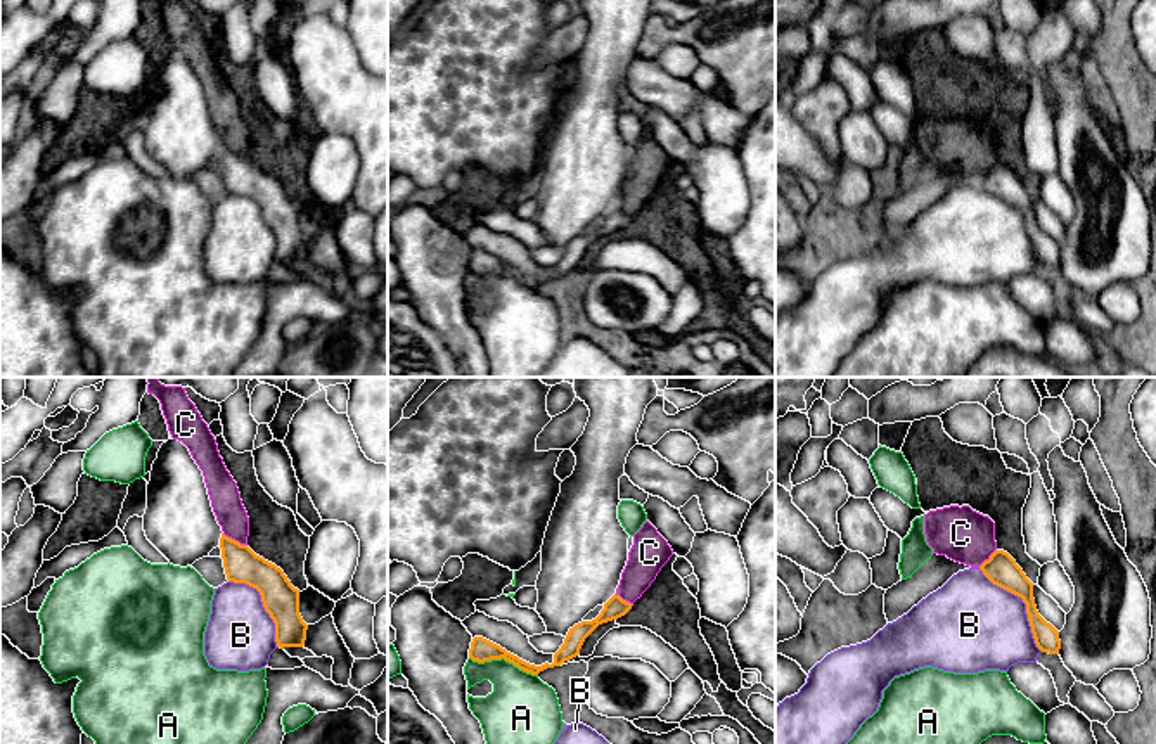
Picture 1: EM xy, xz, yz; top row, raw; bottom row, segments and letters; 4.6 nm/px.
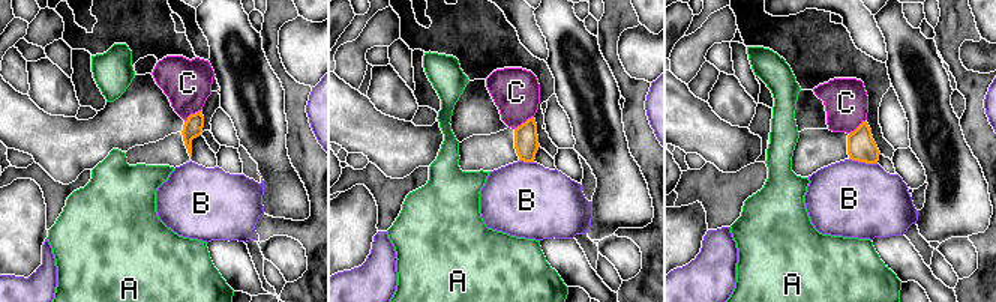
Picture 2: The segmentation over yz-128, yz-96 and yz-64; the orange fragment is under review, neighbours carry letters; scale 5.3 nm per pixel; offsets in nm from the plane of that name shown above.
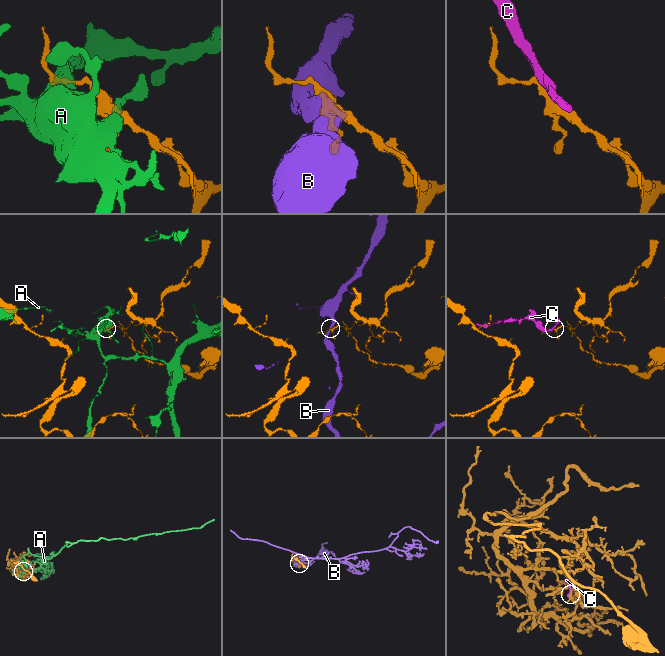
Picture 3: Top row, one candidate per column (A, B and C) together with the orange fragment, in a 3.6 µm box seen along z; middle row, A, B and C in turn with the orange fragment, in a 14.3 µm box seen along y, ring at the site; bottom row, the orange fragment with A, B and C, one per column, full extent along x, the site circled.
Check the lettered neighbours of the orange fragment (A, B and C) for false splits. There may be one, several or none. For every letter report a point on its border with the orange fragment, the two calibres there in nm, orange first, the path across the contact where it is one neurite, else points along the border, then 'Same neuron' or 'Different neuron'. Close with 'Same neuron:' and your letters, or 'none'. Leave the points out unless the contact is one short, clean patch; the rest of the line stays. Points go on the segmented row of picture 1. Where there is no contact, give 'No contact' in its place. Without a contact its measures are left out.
A: Touches orange at xz (504, 658). Thickness 110 nm (orange) against 320 nm. Different neuron
B: Touches orange at yz (1025, 602). Thickness 150 nm (orange) against 420 nm. Different neuron
C: Touches orange at xy (234, 540). Thickness 160 nm (orange) against 140 nm. Boundary: xy (222, 533), (246, 545). Different neuron
Same neuron: none

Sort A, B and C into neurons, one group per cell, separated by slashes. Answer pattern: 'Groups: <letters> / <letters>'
Groups: A / B / C

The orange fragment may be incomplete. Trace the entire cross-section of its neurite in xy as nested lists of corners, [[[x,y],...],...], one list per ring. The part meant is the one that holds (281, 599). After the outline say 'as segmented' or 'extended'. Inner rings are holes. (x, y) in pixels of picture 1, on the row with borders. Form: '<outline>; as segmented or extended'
[[[223,533],[220,548],[227,580],[260,592],[263,607],[275,623],[277,647],[303,647],[308,625],[299,614],[299,590],[284,571]]]; as segmented

